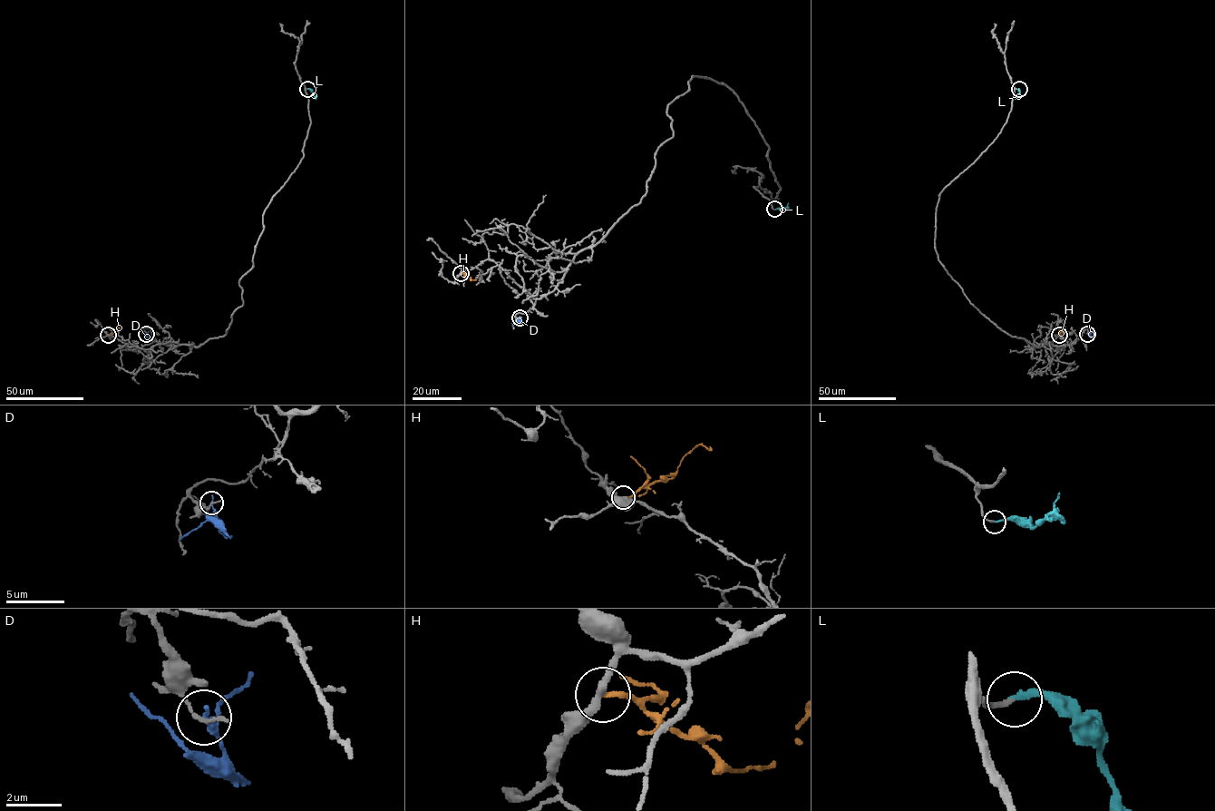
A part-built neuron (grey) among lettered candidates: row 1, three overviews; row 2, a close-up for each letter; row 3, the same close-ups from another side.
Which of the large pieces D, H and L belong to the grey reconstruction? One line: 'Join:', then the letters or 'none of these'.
Join: L

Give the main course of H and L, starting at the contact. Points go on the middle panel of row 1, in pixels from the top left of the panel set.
H: (460, 273), (471, 280), (479, 274)
L: (774, 209), (784, 210), (788, 203)

